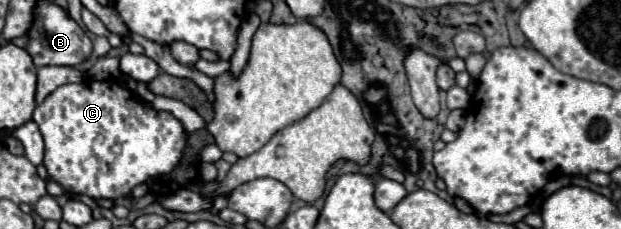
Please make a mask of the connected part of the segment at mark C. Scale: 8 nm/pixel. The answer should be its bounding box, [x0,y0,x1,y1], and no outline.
[33,80,187,198]

